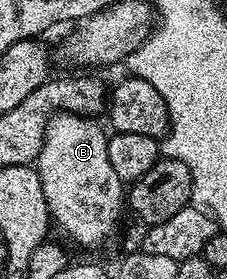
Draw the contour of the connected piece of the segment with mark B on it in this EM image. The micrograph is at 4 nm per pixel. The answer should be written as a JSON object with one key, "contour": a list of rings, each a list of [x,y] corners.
{"contour":[[[62,111],[45,125],[43,149],[35,161],[52,222],[83,247],[101,247],[117,235],[117,222],[127,211],[127,187],[107,157],[106,128],[88,115]]]}

